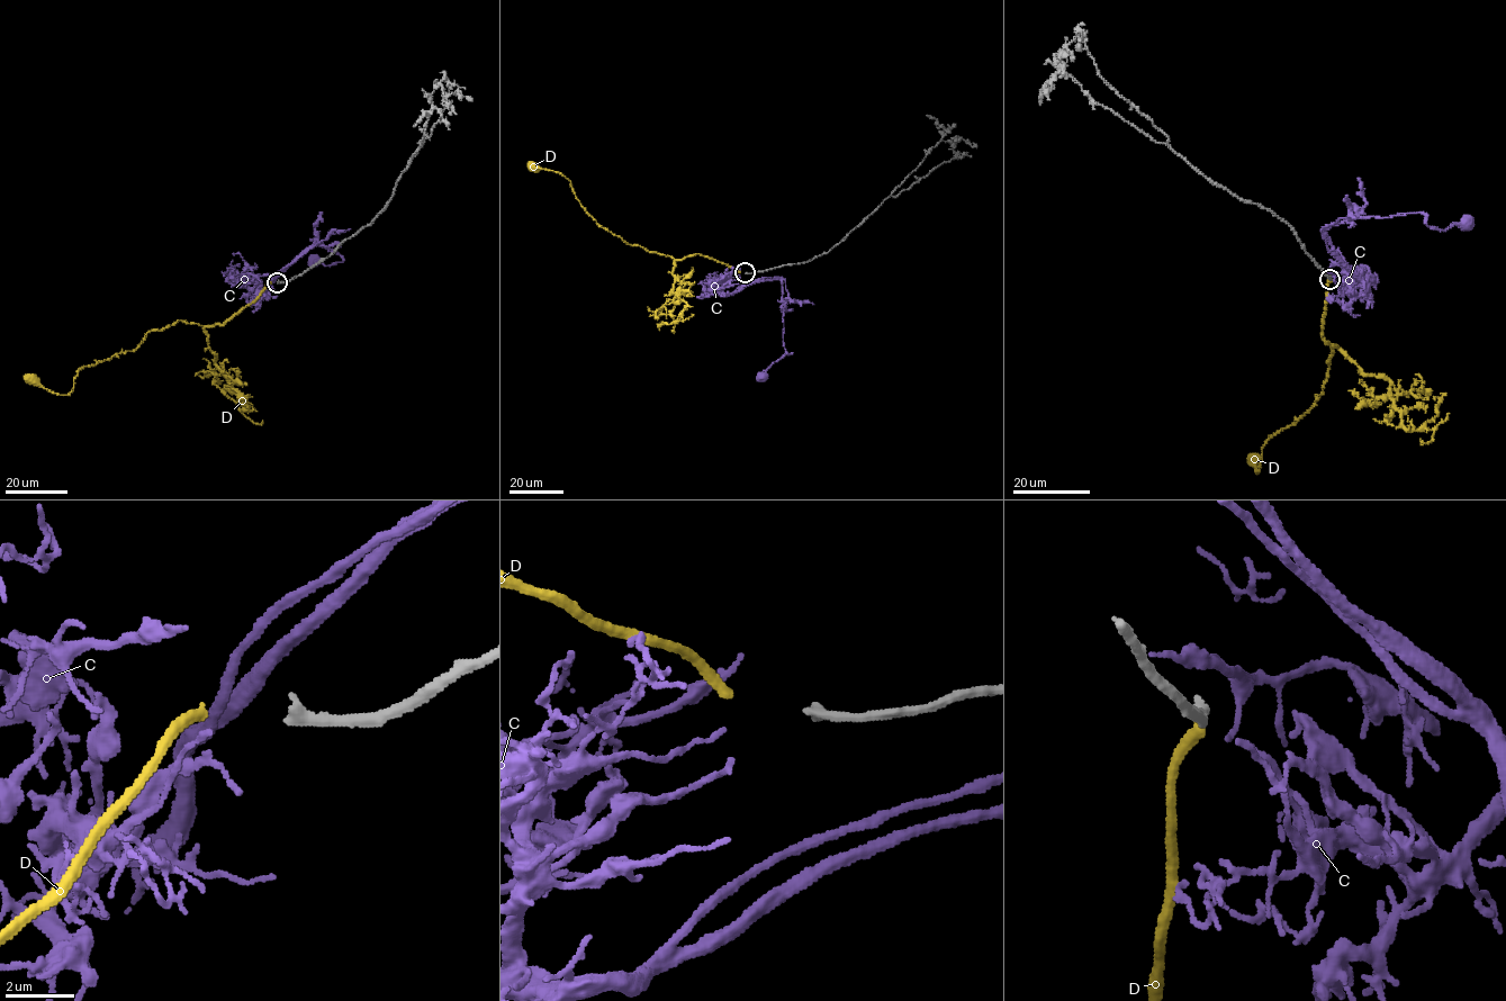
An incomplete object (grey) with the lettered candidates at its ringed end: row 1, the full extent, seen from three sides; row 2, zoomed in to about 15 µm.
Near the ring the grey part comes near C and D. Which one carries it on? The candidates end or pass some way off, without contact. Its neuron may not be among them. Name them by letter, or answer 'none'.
D

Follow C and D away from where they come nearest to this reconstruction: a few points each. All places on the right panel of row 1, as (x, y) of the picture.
C: (1334, 280), (1354, 296), (1365, 288), (1335, 254), (1326, 227), (1353, 216), (1423, 213), (1439, 230), (1466, 222)
D: (1331, 280), (1322, 326), (1323, 340), (1337, 346), (1332, 345), (1320, 394), (1262, 447), (1257, 472), (1252, 458)

